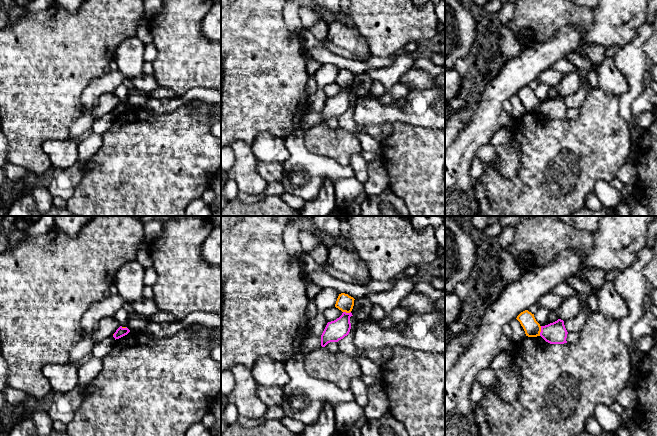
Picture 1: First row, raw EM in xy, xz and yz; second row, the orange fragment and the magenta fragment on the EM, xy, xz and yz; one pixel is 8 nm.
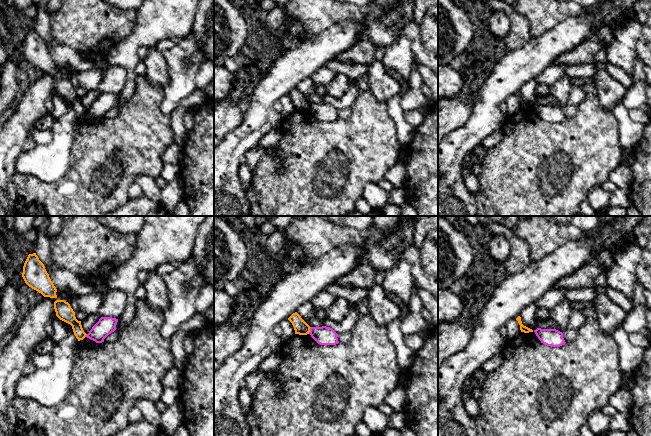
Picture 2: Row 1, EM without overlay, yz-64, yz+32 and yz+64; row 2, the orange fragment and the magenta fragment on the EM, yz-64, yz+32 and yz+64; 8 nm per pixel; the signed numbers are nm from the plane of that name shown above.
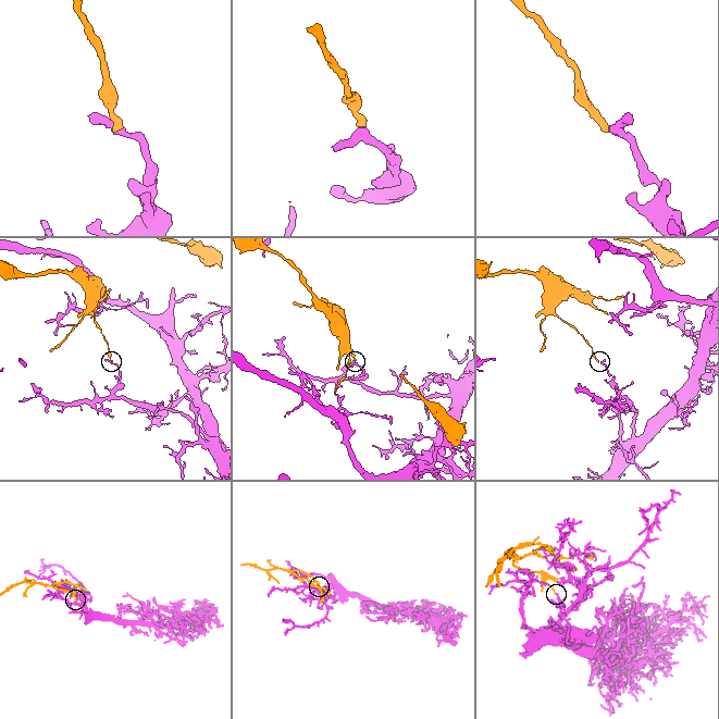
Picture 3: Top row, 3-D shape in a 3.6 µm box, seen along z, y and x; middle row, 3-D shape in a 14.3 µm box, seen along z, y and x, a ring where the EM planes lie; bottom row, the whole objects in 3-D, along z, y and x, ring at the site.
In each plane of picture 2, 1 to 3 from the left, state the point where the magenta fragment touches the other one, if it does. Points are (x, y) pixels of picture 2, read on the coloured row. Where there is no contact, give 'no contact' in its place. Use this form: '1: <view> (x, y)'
1: yz-64 (86, 334)
2: yz+32 (309, 330)
3: no contact

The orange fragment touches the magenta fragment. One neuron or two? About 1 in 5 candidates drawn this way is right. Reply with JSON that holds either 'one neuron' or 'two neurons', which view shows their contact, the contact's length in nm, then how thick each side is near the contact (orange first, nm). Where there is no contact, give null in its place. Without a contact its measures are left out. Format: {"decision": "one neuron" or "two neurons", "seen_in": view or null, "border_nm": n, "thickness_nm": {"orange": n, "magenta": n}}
{"decision": "two neurons", "seen_in": "yz", "border_nm": 80, "thickness_nm": {"orange": 140, "magenta": 180}}

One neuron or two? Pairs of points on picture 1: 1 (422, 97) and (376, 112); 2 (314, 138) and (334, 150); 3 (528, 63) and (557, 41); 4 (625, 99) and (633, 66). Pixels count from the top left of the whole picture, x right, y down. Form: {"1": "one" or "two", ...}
{"1": "one", "2": "one", "3": "one", "4": "one"}

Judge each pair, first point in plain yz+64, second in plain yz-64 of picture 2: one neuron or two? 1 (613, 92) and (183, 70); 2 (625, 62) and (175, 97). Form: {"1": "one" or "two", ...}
{"1": "two", "2": "one"}

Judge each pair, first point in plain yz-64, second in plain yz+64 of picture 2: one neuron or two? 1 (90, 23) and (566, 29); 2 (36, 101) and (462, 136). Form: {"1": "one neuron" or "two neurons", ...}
{"1": "two neurons", "2": "one neuron"}

